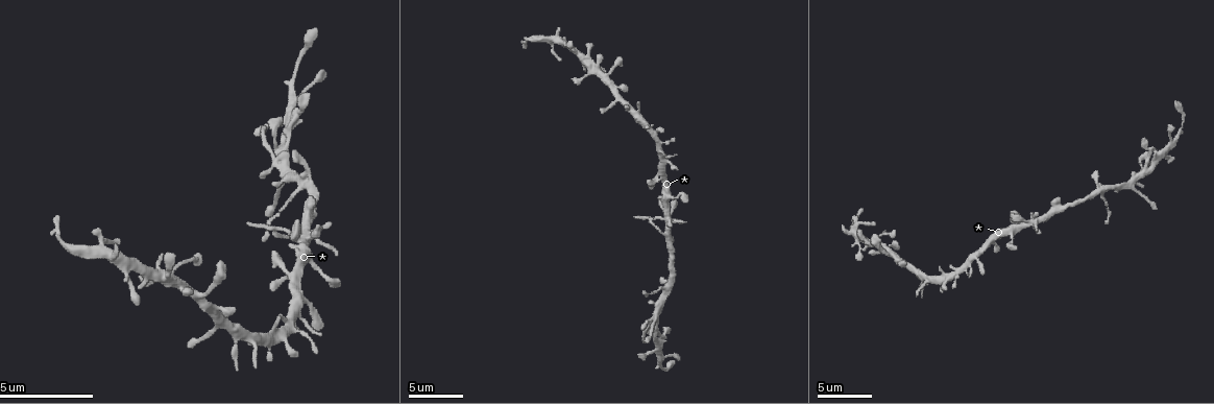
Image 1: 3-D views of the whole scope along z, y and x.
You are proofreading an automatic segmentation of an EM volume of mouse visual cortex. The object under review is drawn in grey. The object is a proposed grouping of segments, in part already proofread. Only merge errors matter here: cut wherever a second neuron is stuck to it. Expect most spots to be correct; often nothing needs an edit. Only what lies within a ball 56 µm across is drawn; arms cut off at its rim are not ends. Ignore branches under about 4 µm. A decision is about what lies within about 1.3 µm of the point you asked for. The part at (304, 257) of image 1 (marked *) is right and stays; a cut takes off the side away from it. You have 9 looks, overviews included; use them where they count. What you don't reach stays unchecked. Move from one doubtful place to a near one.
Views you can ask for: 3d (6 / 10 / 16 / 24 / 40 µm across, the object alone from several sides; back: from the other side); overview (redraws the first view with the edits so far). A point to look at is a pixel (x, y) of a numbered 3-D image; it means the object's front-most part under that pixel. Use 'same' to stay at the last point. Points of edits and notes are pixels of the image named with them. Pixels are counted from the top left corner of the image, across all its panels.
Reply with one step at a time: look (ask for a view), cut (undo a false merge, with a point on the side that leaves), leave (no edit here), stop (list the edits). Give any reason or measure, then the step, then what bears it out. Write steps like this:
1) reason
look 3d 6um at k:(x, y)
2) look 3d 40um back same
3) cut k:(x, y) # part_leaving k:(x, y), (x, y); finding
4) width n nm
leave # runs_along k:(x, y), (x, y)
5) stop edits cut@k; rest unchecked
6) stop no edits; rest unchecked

narrows sharply
look 3d 16um at 1:(1020, 228)

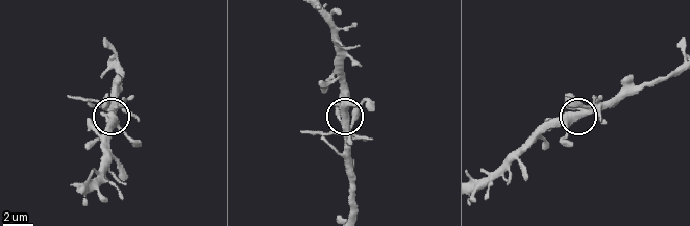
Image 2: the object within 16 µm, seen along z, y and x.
other side
look 3d 16um back at 2:(575, 120)

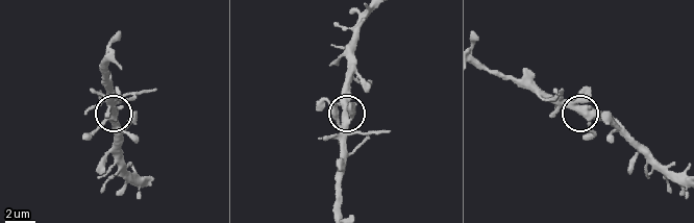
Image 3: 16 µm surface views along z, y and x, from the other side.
width 490 nm
leave # runs_along 3:(345, 87), (345, 144); all the same neuron

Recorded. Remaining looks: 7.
four-way junction
look 3d 10um at 1:(655, 317)

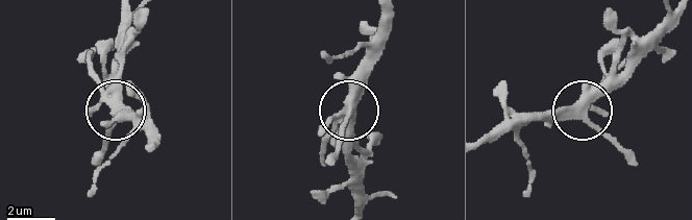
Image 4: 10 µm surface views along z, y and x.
look 3d 10um back at 4:(583, 112)

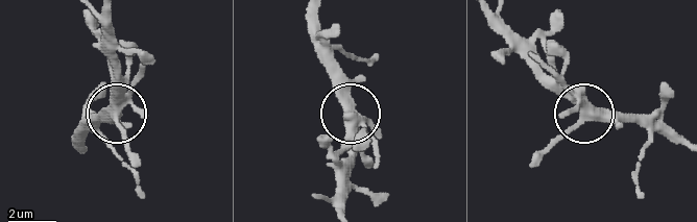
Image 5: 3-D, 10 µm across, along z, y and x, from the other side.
leave # runs_along 5:(683, 146), (611, 116), (589, 116), (543, 156); all the same neuron

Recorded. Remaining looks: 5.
side arm on a straight run
look 3d 6um at 1:(644, 126)

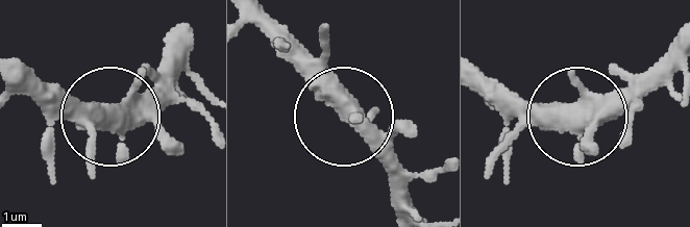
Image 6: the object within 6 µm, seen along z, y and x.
look 3d 6um back at 6:(570, 109)

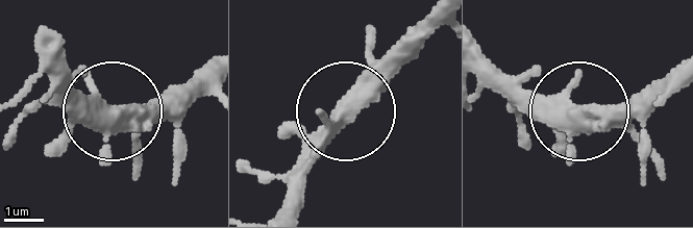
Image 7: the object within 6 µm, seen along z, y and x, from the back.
leave # runs_along 7:(286, 208), (336, 119), (422, 32); continuous, no second neuron

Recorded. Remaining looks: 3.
sudden change in width
look 3d 10um at 1:(293, 96)

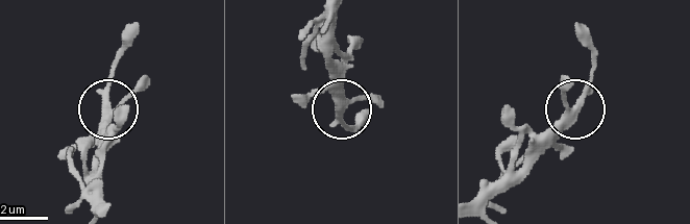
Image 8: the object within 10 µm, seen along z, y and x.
look 3d 10um back at 8:(341, 109)

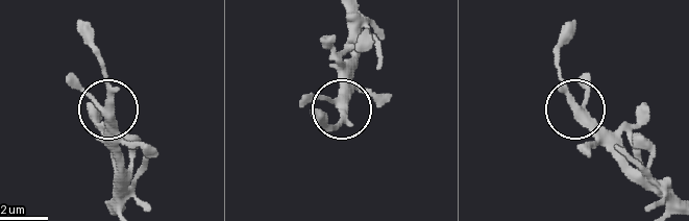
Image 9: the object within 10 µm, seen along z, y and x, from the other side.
arms 3
leave # runs_along 9:(112, 203), (118, 186), (118, 125), (106, 101), (100, 55); one neuron here

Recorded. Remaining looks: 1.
stop no edits; rest unchecked

